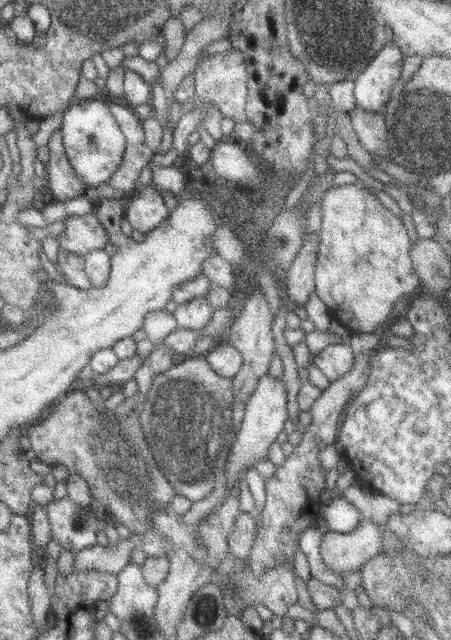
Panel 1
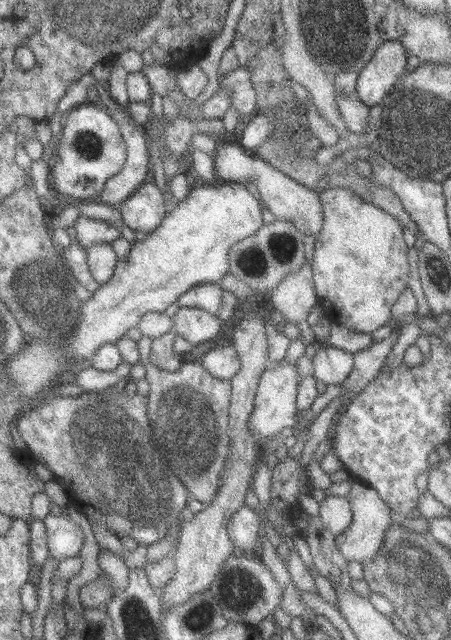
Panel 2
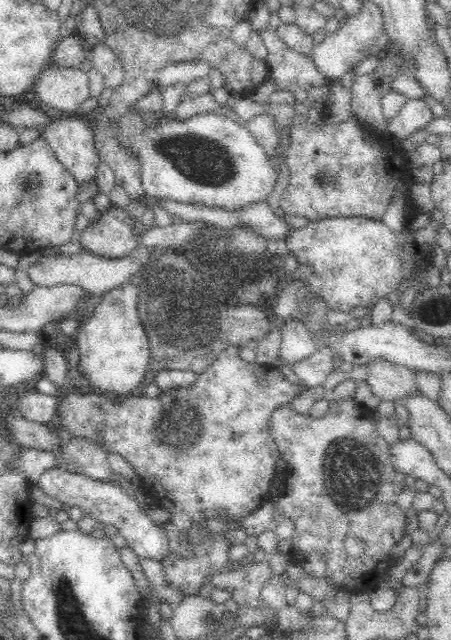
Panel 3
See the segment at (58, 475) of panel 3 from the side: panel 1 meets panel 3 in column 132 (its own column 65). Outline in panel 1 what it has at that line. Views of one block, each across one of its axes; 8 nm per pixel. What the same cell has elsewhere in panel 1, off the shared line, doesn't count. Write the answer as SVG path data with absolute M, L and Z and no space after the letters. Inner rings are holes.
M69 497L55 500L47 506L53 537L64 550L80 552L98 545L100 527L91 506L81 506Z

